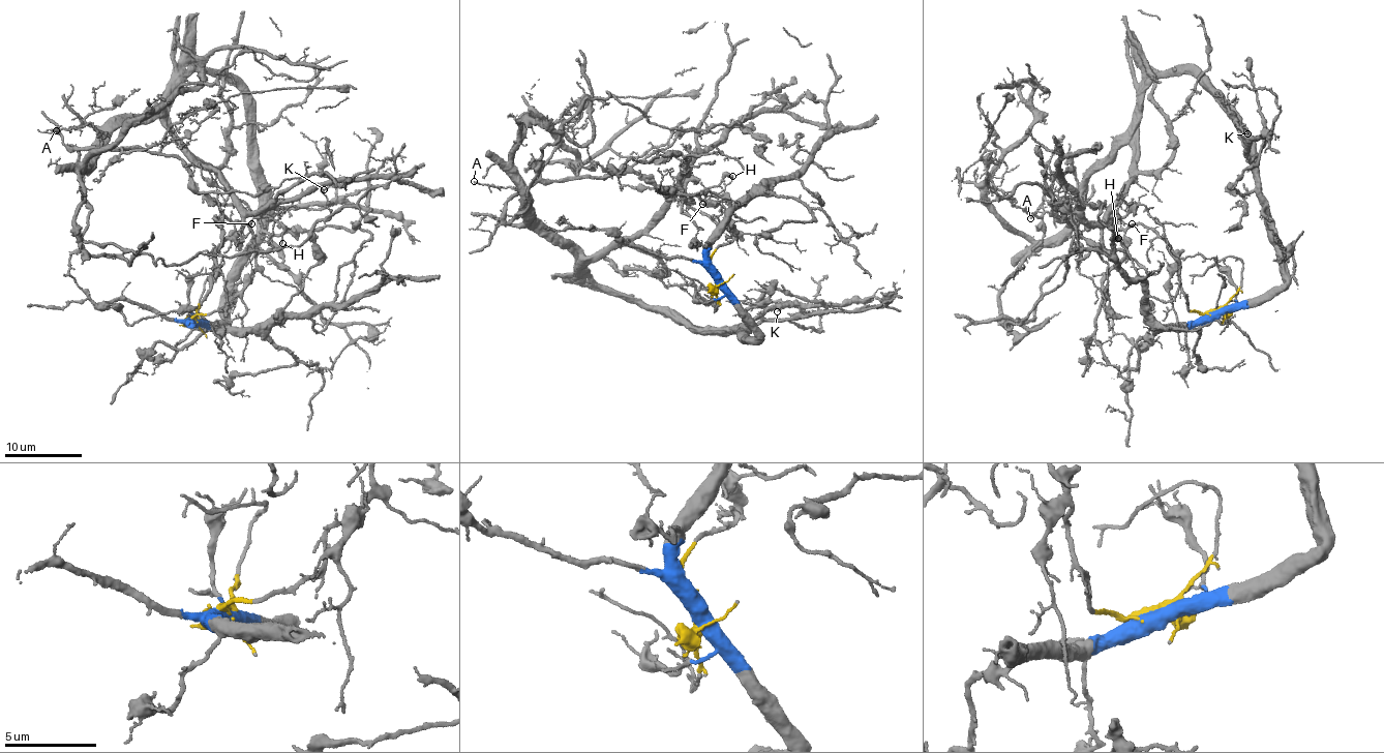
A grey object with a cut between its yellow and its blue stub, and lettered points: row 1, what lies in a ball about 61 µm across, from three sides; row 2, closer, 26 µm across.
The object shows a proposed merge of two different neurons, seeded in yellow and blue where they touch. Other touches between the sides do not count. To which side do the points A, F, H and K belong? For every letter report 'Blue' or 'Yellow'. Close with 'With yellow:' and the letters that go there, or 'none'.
A: Yellow
F: Yellow
H: Yellow
K: Blue
With yellow: A, F, H

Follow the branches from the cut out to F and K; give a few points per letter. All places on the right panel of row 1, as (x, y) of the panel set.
F: (1216, 308), (1193, 311), (1167, 240), (1139, 223), (1122, 231), (1110, 223), (1111, 211), (1133, 223)
K: (1216, 310), (1272, 295), (1285, 284), (1259, 176), (1246, 154), (1249, 148), (1244, 128), (1249, 133)

